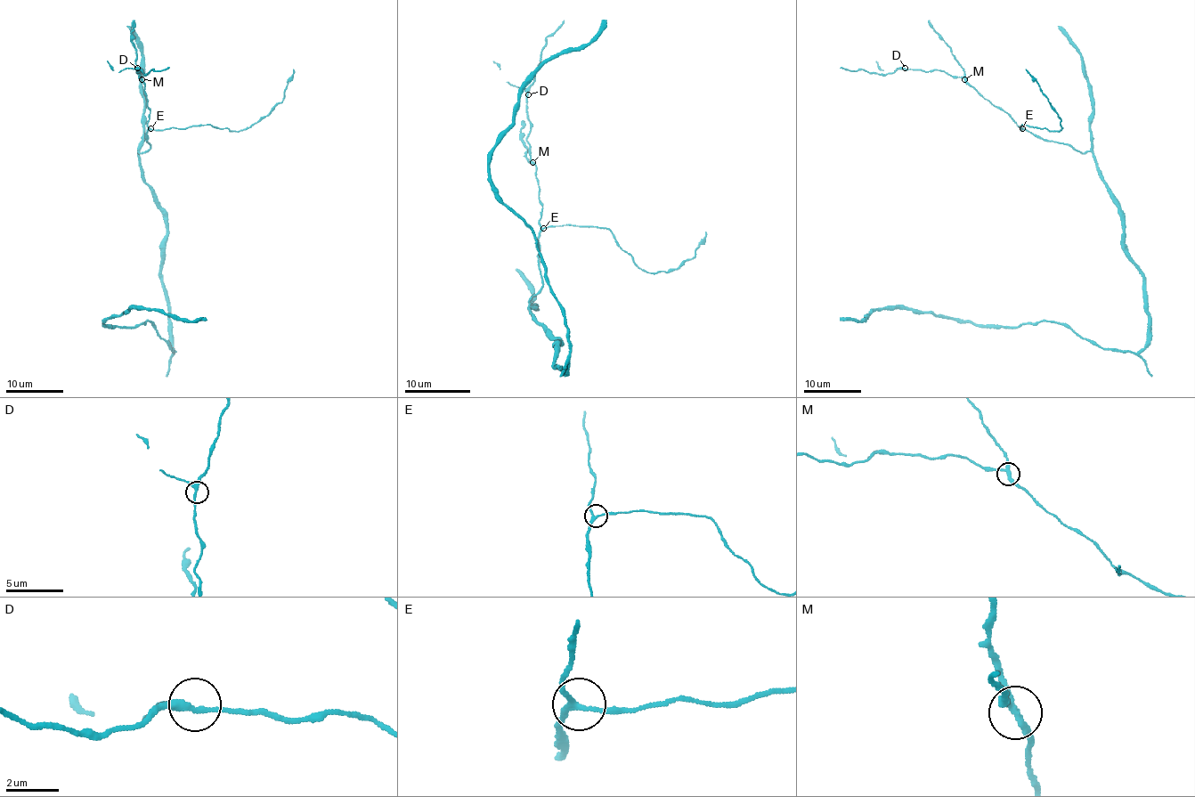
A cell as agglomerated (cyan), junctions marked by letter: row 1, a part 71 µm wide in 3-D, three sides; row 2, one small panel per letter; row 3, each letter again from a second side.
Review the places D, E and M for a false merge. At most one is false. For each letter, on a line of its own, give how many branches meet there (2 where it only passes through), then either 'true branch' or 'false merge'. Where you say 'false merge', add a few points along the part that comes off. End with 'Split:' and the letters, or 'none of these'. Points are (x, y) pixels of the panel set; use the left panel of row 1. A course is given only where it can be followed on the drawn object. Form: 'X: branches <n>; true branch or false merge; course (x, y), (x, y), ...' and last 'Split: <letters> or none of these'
D: branches 3; true branch
E: branches 3; true branch
M: branches 3; false merge; course (142, 79), (136, 65), (136, 48), (132, 41), (132, 20)
Split: M

